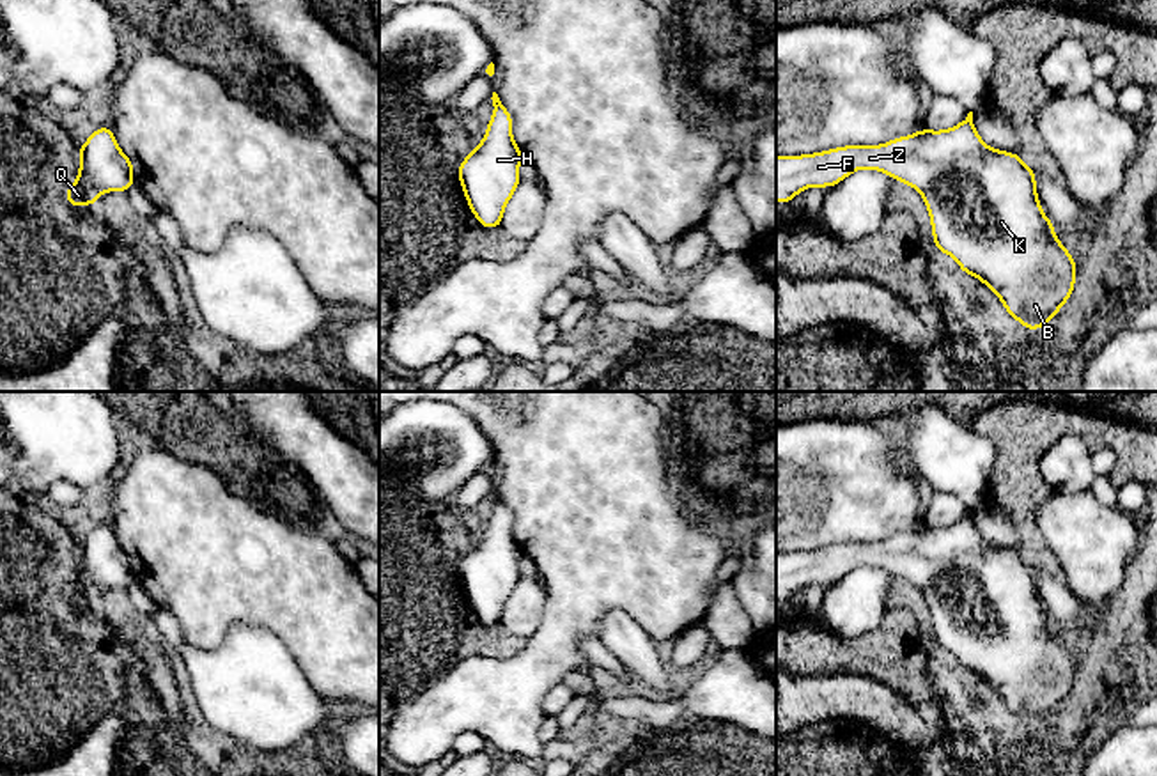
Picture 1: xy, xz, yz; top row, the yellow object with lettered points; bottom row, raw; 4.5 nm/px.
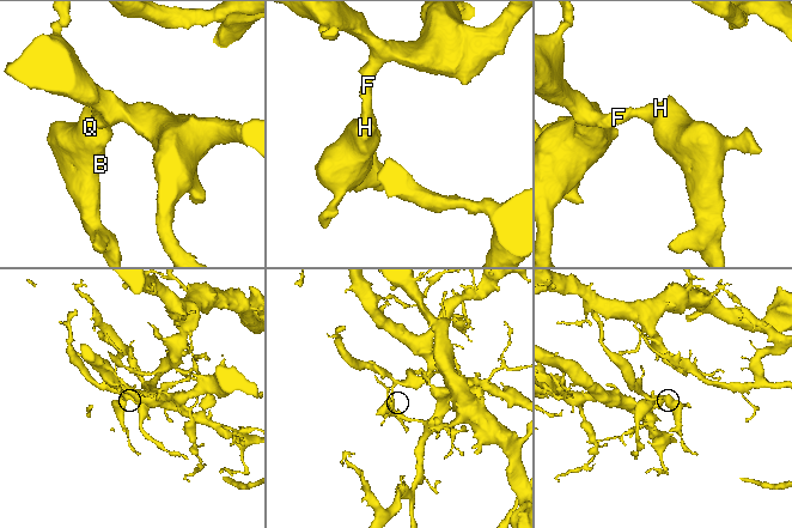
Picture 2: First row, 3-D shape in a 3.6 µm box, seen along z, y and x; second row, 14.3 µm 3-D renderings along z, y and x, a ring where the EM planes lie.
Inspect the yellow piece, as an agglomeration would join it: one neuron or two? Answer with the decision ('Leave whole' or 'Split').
Leave whole

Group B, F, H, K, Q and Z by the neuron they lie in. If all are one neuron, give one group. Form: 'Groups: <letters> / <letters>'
Groups: B F H K Q Z

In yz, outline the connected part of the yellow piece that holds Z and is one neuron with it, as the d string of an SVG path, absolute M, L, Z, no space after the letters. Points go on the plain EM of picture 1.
M973 508L944 528L920 526L882 542L845 542L803 553L776 553L776 599L788 601L811 583L831 585L859 565L881 567L916 585L930 611L934 645L957 657L962 670L992 686L1024 725L1047 723L1070 695L1077 661L1044 611L1035 567L1022 555L989 544L975 526Z

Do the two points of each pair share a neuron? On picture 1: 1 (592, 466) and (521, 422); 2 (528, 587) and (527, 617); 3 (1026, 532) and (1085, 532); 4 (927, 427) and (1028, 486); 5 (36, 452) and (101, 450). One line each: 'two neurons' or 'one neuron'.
1: one neuron
2: one neuron
3: two neurons
4: two neurons
5: one neuron

